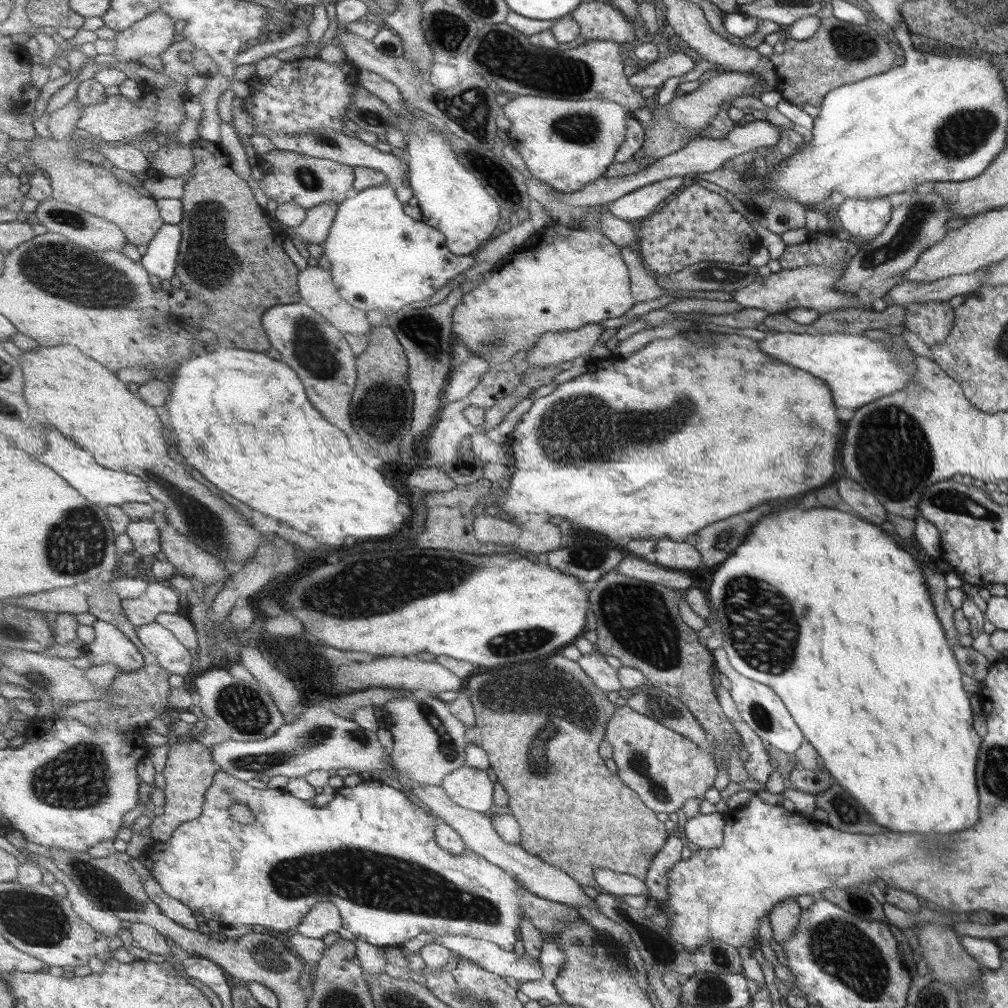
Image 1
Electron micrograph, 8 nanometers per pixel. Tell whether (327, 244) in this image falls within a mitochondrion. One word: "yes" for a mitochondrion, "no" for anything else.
no

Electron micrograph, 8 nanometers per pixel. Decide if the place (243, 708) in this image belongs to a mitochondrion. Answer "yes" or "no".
yes

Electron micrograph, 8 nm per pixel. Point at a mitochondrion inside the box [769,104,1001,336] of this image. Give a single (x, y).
(960, 135)

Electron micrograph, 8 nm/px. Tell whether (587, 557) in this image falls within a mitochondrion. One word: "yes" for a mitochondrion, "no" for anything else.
yes

